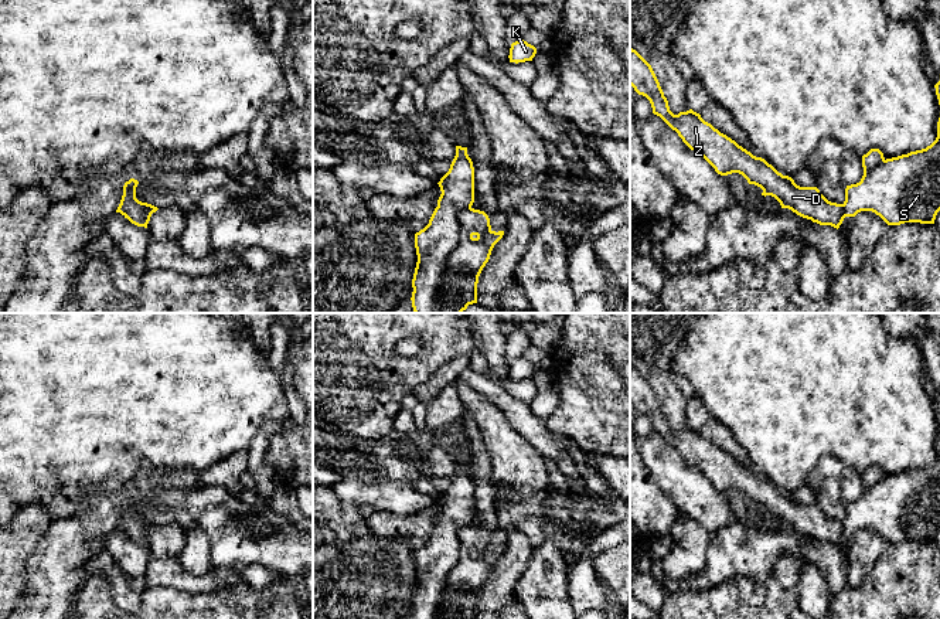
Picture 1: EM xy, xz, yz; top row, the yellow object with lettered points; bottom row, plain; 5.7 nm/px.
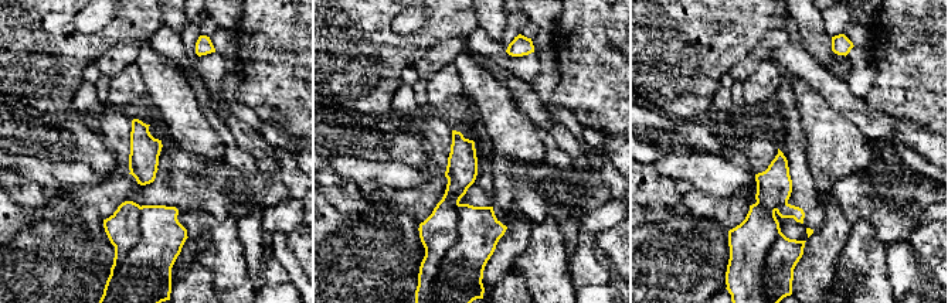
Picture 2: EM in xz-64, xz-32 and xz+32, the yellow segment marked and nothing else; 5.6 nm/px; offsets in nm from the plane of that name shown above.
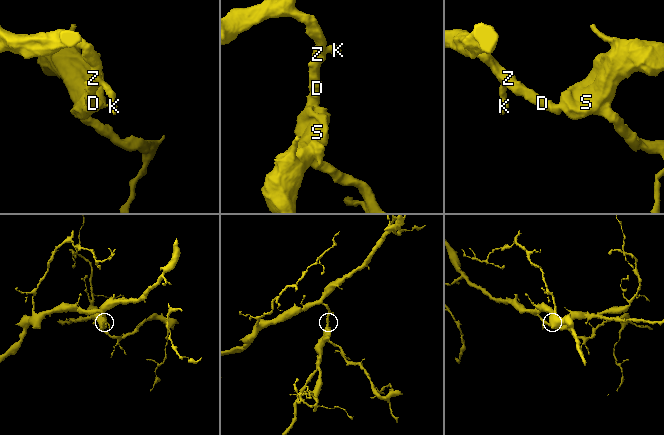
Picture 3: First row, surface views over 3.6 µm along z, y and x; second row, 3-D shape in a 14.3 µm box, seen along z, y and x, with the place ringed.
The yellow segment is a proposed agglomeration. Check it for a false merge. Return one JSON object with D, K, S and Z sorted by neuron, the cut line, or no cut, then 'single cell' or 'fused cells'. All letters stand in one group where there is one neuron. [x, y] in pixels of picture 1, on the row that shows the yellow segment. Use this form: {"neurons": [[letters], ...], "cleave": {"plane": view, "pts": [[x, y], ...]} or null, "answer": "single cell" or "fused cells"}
{"neurons": [["D", "K", "Z"], ["S"]], "cleave": {"plane": "xz", "pts": [[470, 206], [457, 214], [459, 242], [439, 279], [440, 312]]}, "answer": "fused cells"}

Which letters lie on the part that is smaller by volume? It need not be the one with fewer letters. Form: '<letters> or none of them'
S

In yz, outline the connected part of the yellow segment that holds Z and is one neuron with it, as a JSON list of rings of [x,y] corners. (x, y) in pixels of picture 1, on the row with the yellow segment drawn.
[[[630,48],[630,85],[650,101],[653,113],[675,130],[718,174],[739,173],[749,184],[760,187],[762,195],[774,197],[781,208],[789,208],[820,225],[839,228],[845,218],[842,204],[828,201],[817,187],[797,186],[791,177],[779,173],[764,159],[753,156],[692,109],[674,115],[651,65],[633,48]]]

